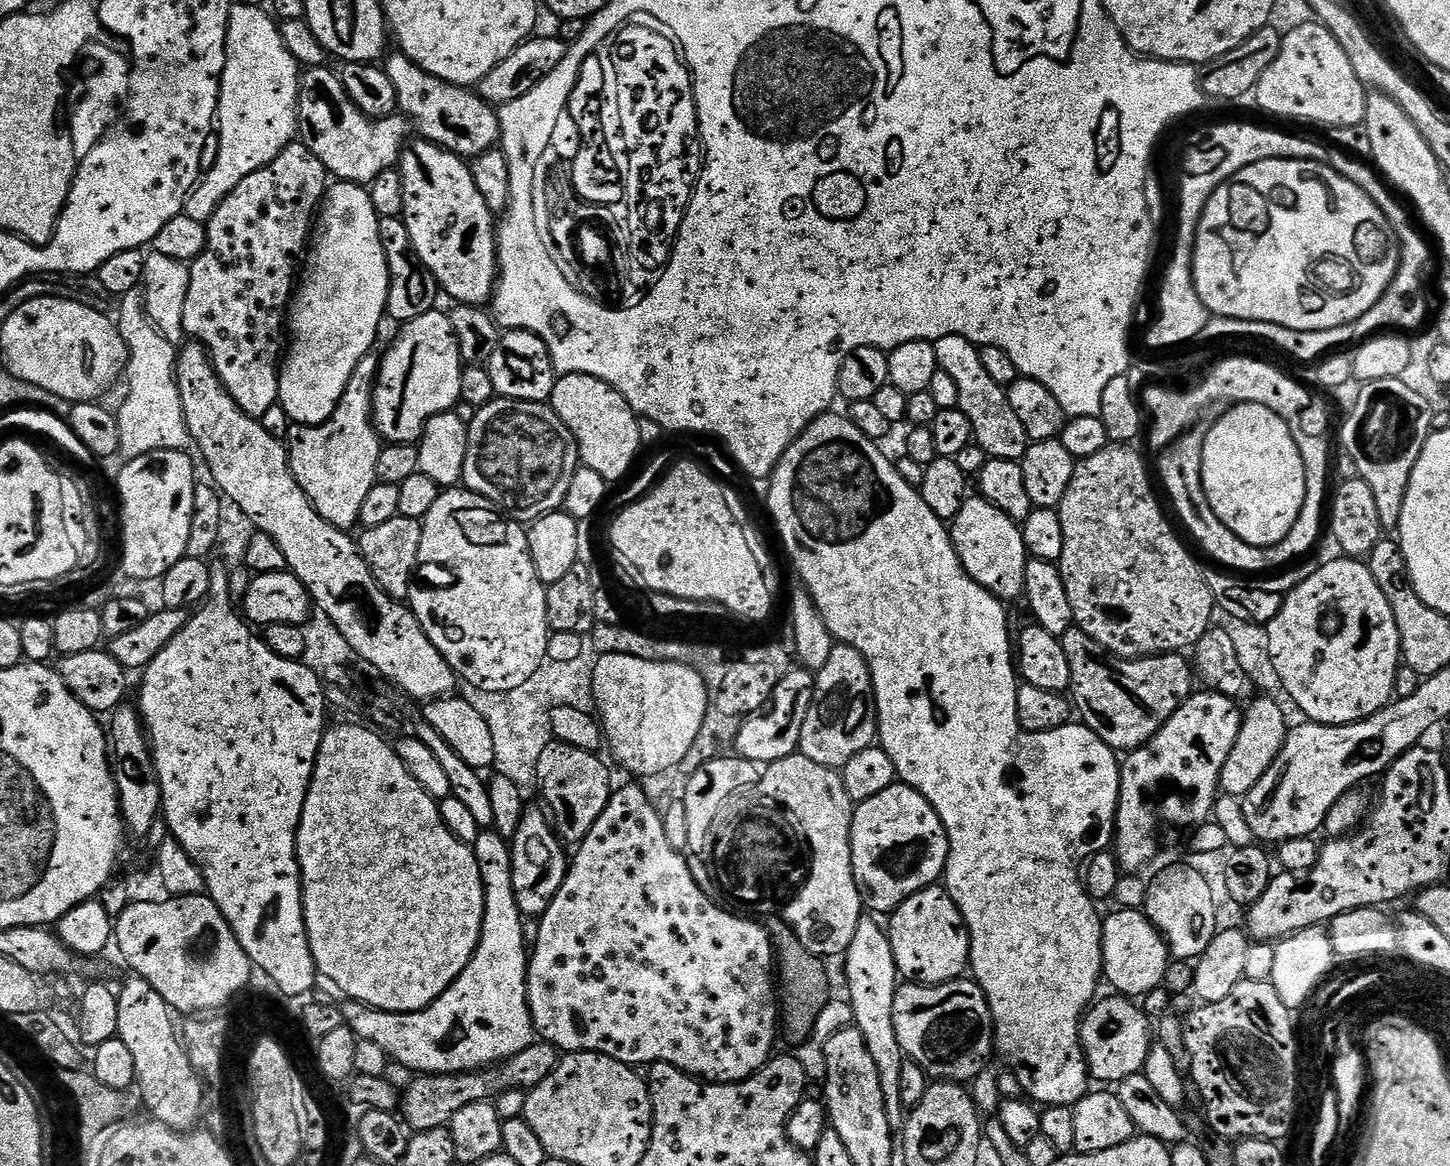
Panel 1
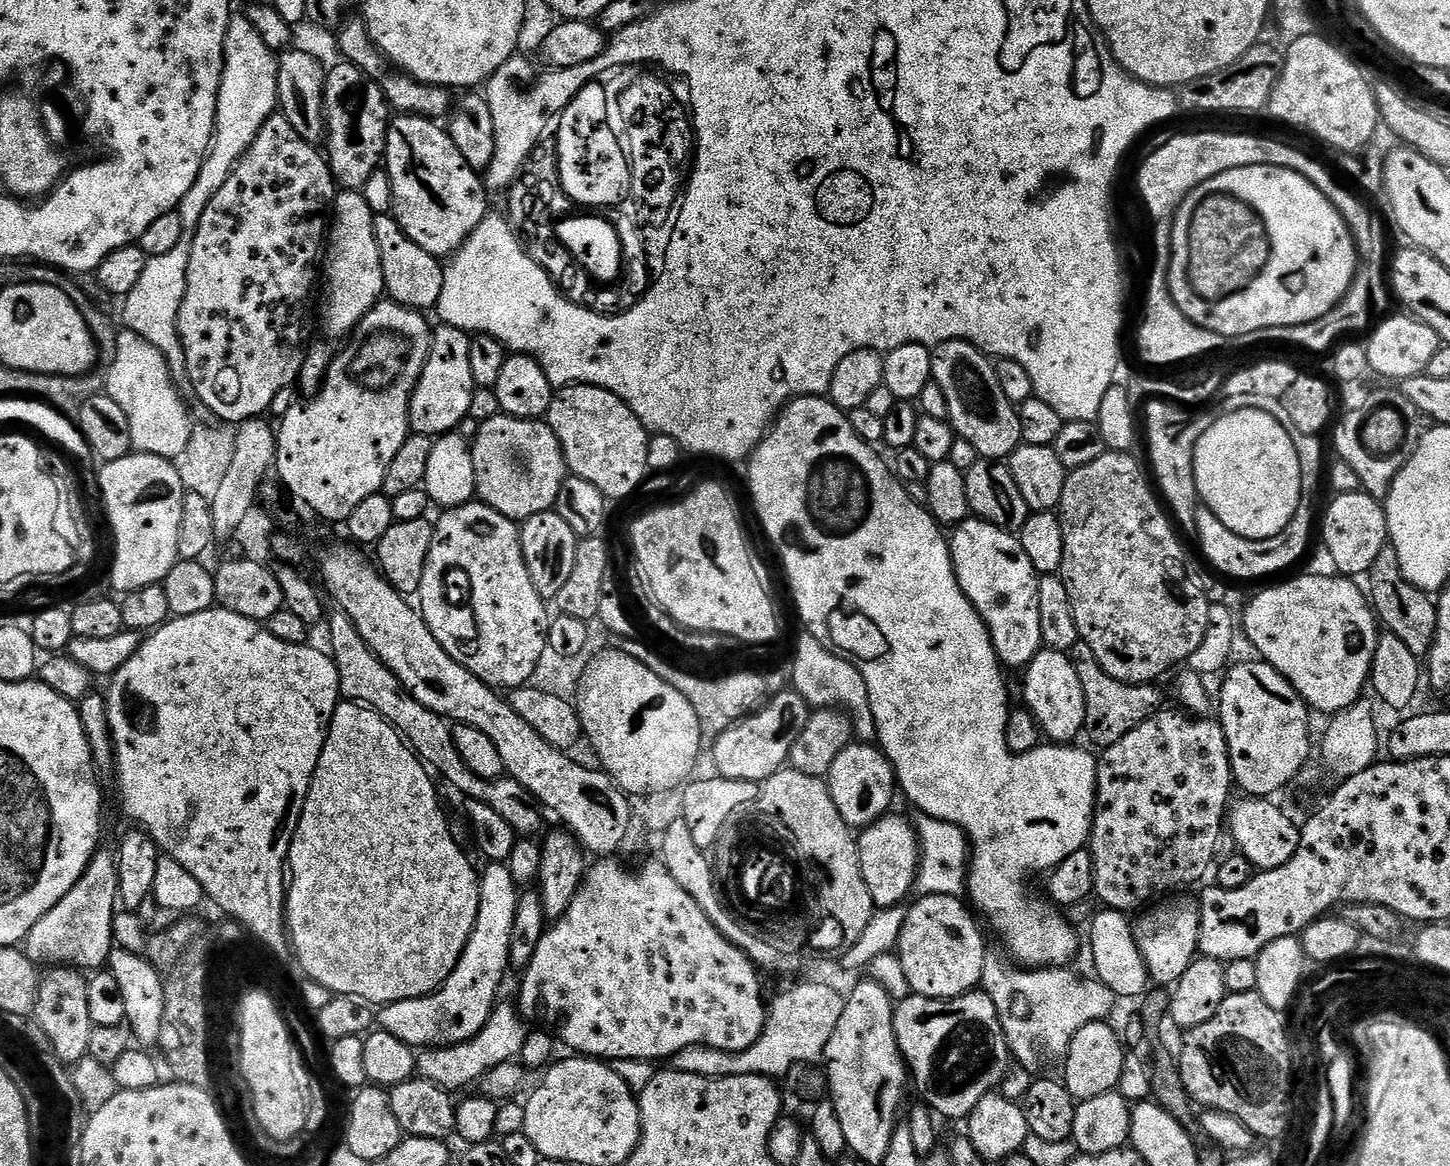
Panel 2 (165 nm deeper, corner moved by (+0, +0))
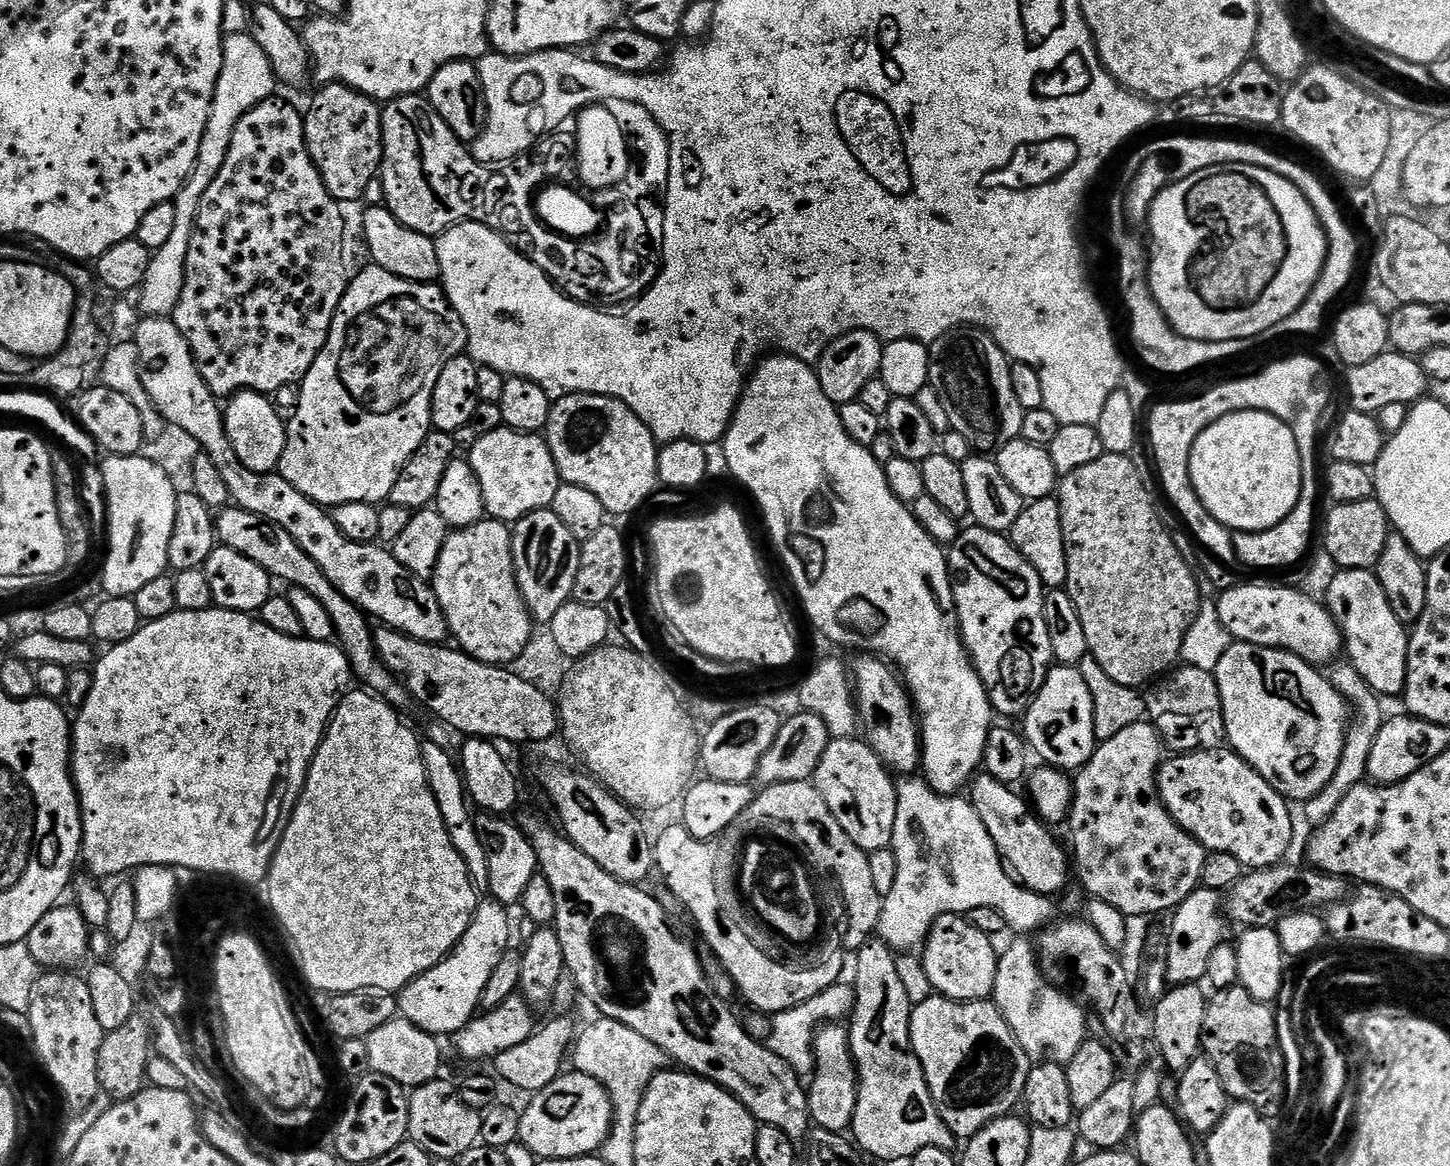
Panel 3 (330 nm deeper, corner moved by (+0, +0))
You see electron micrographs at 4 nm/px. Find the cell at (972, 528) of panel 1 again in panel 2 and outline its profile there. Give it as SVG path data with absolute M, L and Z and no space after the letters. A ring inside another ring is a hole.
M969 518L955 525L953 536L950 536L952 549L952 568L966 598L976 607L976 613L984 619L996 656L1005 669L1027 668L1042 650L1042 622L1038 614L1038 586L1040 581L1034 566L1030 566L1030 558L1026 558L1026 550L1022 550L1019 539L1011 532L1004 532L998 526L988 524L985 520Z

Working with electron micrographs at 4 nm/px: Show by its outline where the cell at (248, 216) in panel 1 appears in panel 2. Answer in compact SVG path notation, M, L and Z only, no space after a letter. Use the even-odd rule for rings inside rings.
M274 114L258 130L258 138L246 150L246 154L236 163L236 169L226 178L222 190L210 198L210 206L202 210L202 218L191 233L192 249L190 250L190 266L186 270L186 294L182 298L182 306L178 310L178 334L182 346L186 350L186 370L188 381L192 384L195 399L200 399L214 415L225 420L231 426L239 426L245 420L255 420L265 415L264 411L300 379L300 371L304 360L308 357L308 348L304 344L304 331L308 328L308 307L313 307L312 291L318 288L318 261L326 248L326 225L334 208L338 185L332 177L325 153L317 145L306 142L294 130L290 118L282 114Z

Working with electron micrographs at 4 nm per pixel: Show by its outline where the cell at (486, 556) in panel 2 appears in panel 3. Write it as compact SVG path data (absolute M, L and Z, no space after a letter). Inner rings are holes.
M485 518L474 526L449 531L430 583L460 651L478 662L510 666L526 650L534 621L516 581L512 528L505 521Z

